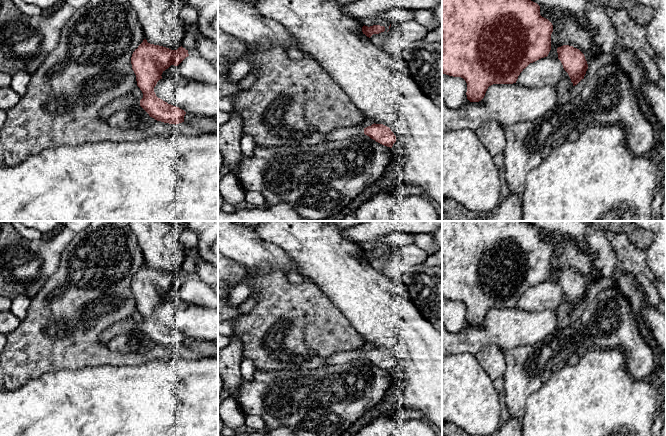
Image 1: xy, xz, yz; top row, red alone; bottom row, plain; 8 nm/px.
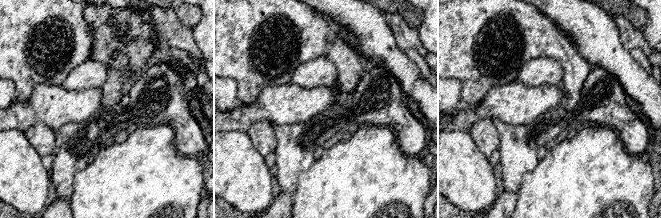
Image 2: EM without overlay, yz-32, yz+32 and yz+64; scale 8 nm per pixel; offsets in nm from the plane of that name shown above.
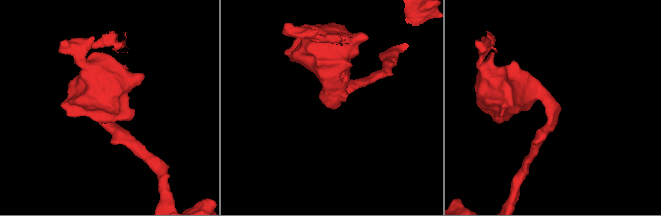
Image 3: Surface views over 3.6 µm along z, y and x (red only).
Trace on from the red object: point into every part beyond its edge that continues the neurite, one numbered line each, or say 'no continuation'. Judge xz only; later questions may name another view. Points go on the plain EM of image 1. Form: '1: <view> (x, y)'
1: xz (342, 357)

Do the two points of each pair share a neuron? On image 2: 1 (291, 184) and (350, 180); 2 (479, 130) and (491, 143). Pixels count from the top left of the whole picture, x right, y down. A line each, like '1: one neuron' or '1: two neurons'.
1: two neurons
2: one neuron

